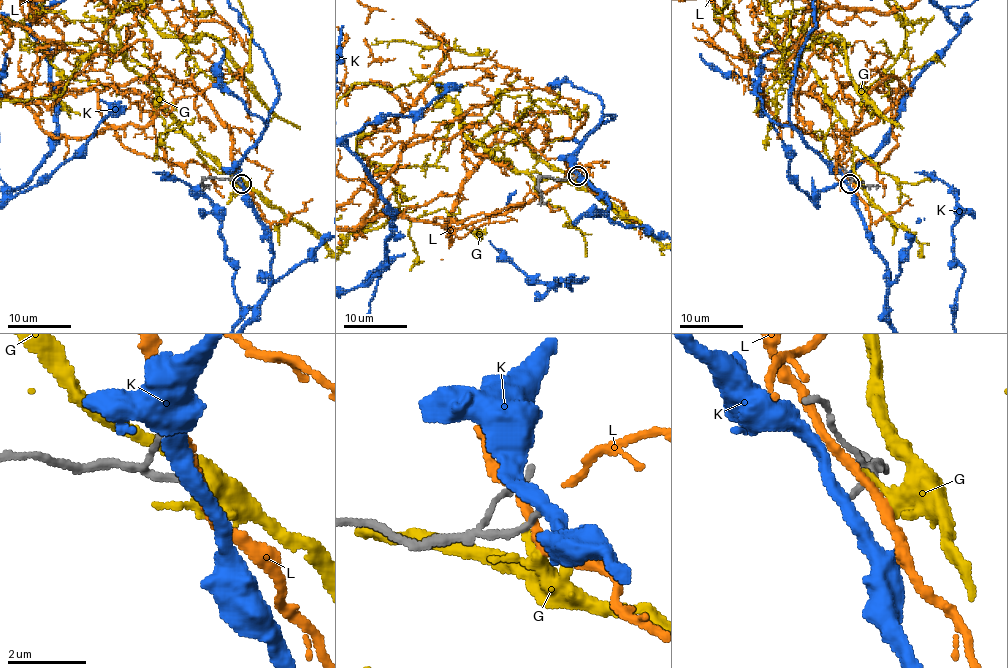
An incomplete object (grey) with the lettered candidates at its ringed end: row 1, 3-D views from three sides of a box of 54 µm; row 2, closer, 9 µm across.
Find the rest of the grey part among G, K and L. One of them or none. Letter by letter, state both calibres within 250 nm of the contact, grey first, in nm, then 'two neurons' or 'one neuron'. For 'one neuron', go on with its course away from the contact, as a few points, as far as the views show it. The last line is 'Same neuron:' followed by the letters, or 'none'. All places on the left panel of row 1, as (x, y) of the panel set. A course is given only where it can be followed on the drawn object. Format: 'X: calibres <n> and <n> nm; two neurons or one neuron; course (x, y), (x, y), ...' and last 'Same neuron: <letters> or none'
G: calibres 240 and 170 nm; two neurons
K: calibres 160 and 360 nm; two neurons
L: calibres 200 and 240 nm; two neurons
Same neuron: none

